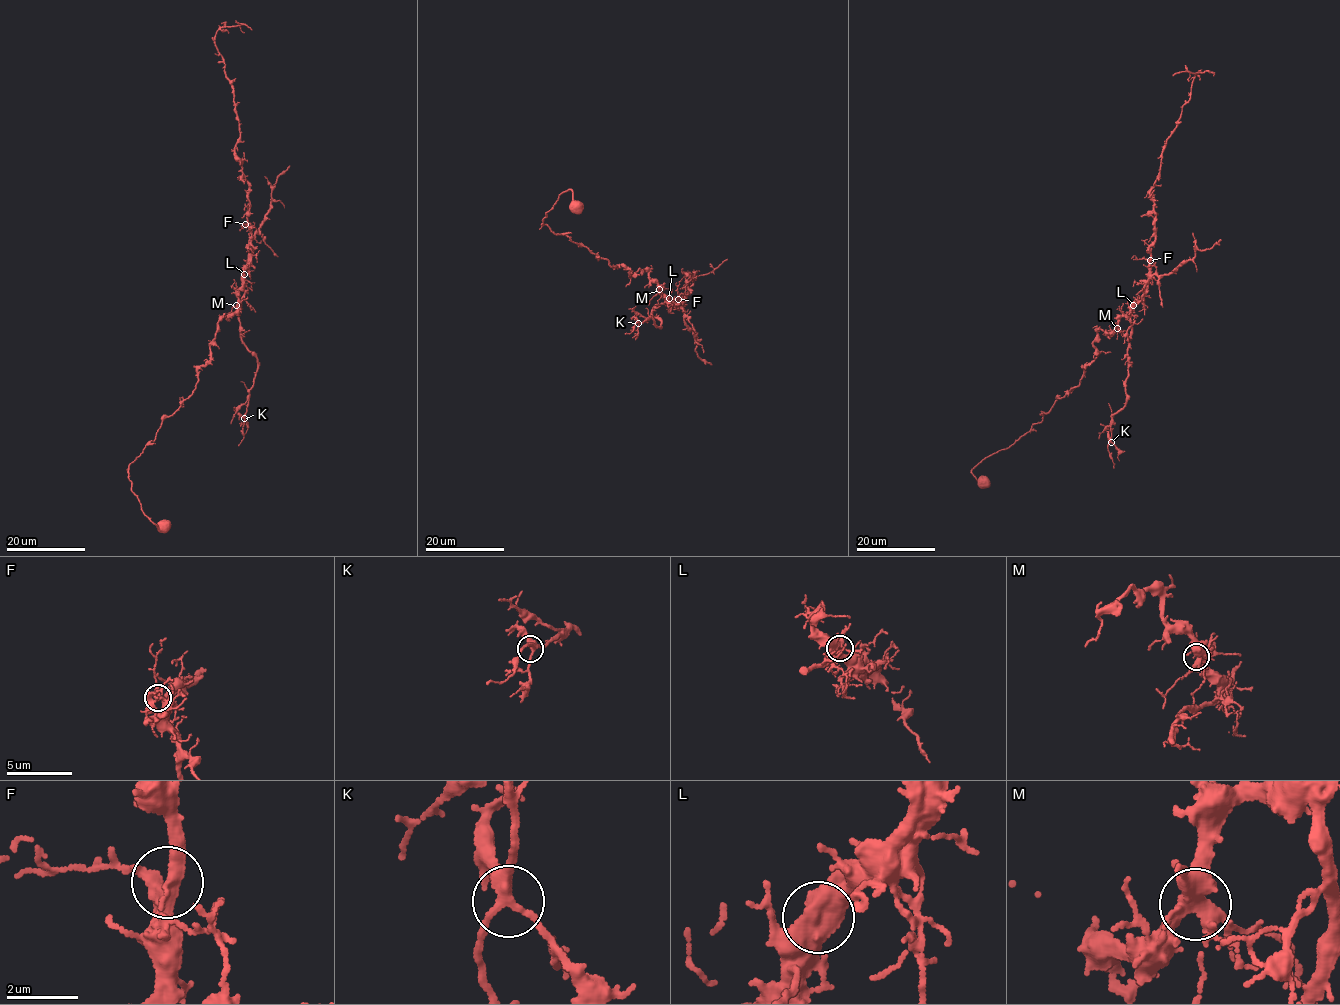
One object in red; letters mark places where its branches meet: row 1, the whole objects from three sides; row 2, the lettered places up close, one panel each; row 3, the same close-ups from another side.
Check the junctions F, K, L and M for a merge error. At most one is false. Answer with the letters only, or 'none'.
L

